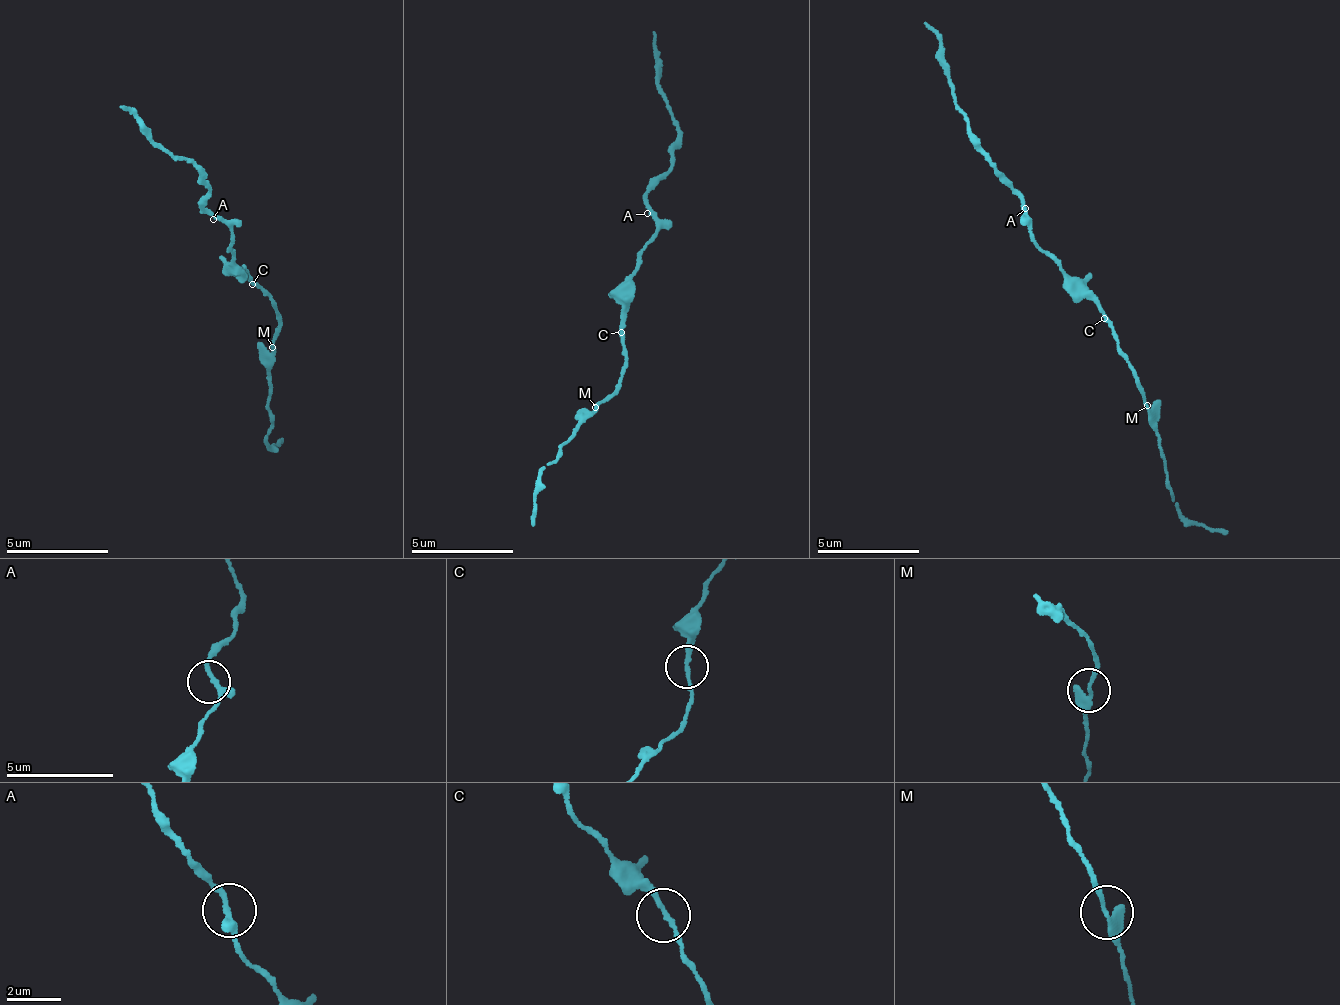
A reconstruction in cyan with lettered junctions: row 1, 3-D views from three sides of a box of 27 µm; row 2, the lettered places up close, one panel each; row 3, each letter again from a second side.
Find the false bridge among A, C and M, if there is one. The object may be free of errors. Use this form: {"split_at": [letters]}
{"split_at": []}

